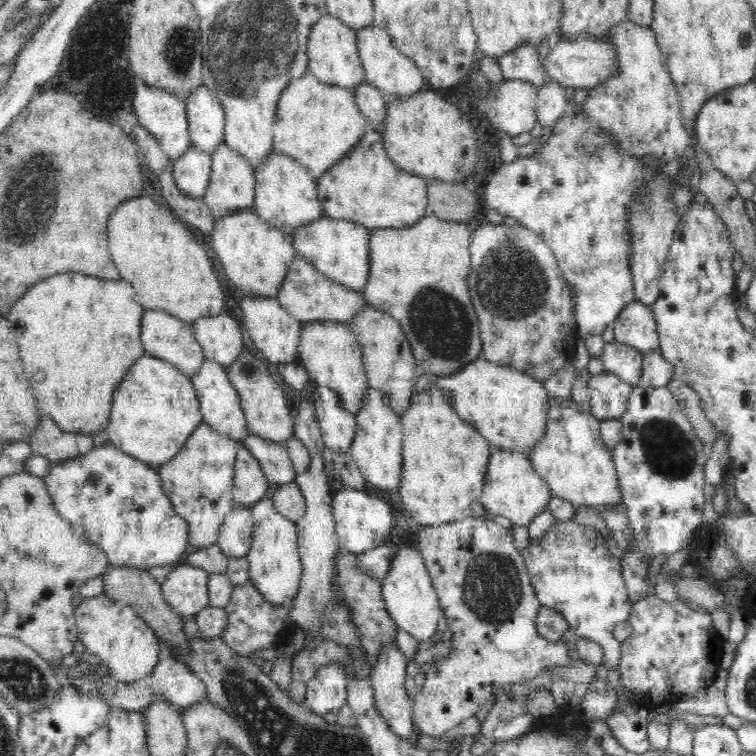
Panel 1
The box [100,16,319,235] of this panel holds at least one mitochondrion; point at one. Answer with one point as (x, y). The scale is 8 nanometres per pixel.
(180, 50)

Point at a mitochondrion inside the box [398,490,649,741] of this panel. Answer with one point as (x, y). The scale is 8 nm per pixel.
(495, 575)

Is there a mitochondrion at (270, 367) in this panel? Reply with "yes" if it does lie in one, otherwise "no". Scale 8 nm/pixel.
no

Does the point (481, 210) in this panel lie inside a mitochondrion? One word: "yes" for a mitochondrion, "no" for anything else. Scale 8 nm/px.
no

